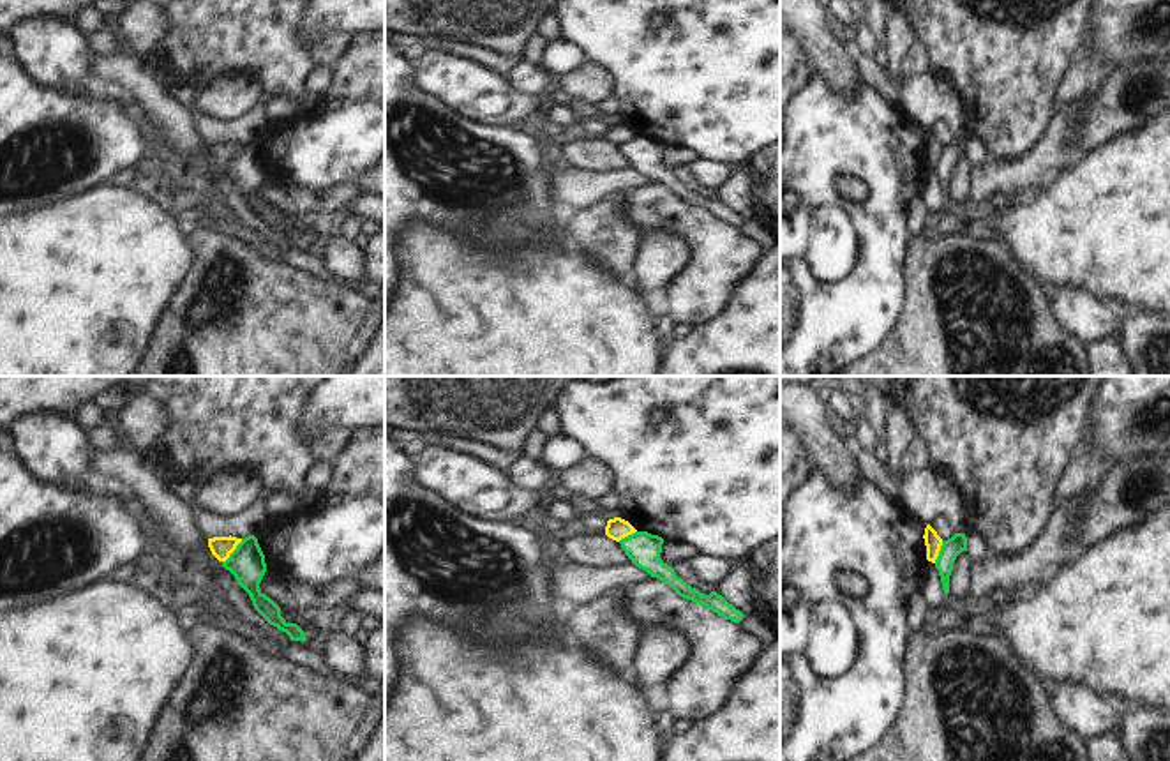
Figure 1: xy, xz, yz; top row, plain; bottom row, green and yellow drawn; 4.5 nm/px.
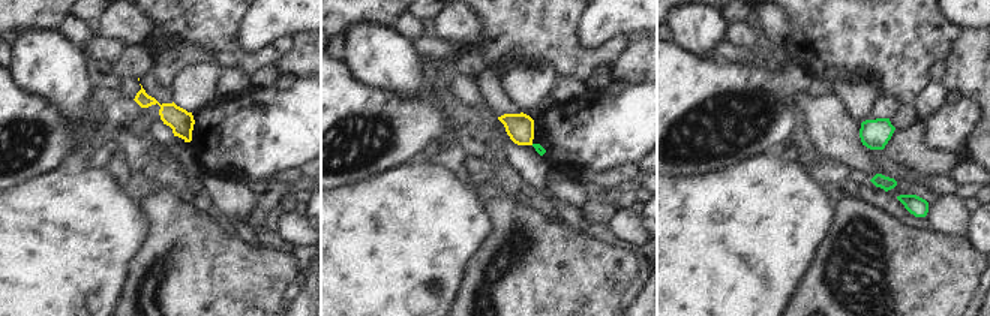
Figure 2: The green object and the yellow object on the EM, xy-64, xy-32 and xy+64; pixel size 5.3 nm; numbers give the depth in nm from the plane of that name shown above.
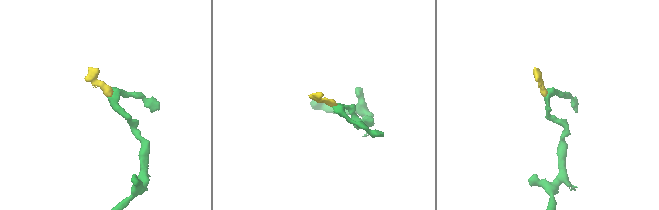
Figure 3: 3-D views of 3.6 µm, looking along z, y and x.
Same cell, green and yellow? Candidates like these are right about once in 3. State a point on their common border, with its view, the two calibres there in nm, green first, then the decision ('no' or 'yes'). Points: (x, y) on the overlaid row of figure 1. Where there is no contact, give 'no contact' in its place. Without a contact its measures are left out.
xy (233, 551) | 160/100 nm | no

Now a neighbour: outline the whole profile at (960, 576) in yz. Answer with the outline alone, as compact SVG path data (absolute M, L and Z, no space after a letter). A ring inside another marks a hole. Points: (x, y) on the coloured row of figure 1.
M962 551L949 576L949 600L955 606L960 606L962 600L971 593L971 554Z

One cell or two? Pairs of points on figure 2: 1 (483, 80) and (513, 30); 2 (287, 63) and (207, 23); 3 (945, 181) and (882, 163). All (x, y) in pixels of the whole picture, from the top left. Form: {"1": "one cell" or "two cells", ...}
{"1": "two cells", "2": "two cells", "3": "one cell"}

